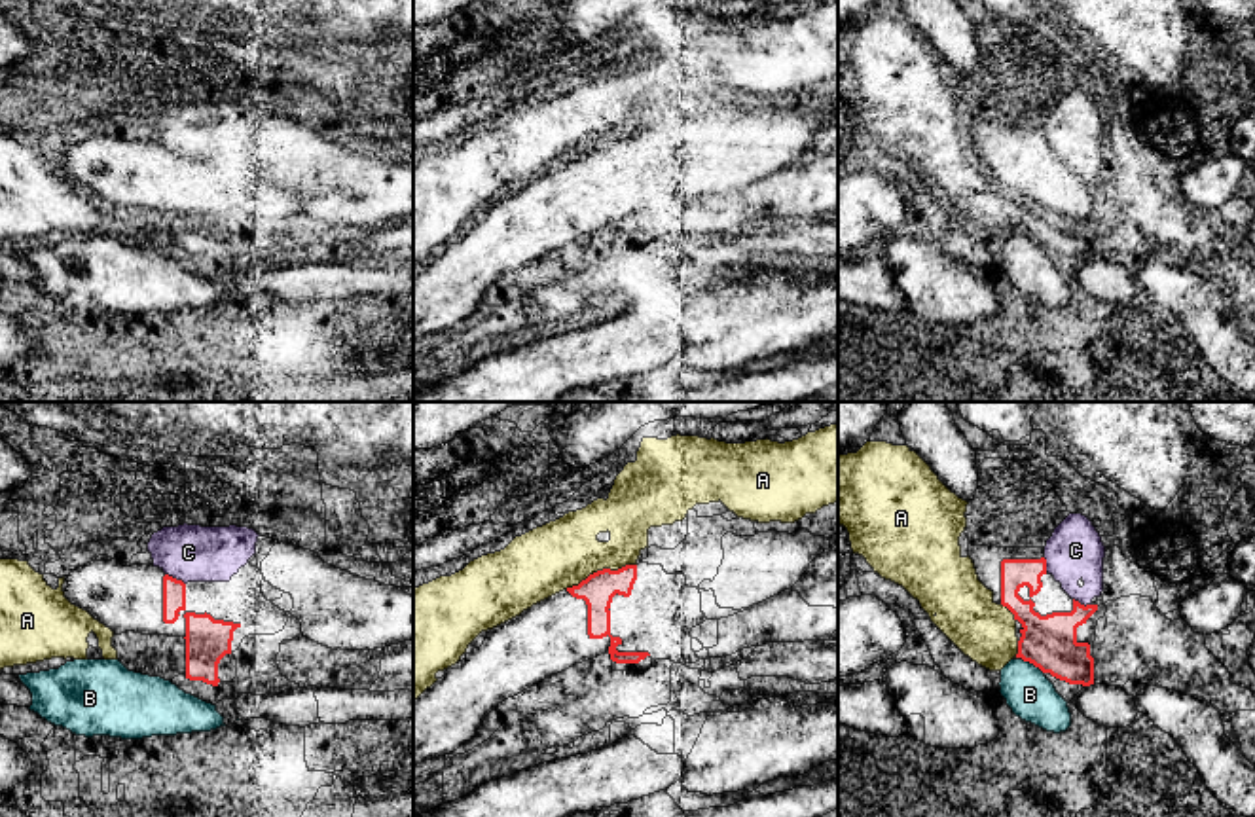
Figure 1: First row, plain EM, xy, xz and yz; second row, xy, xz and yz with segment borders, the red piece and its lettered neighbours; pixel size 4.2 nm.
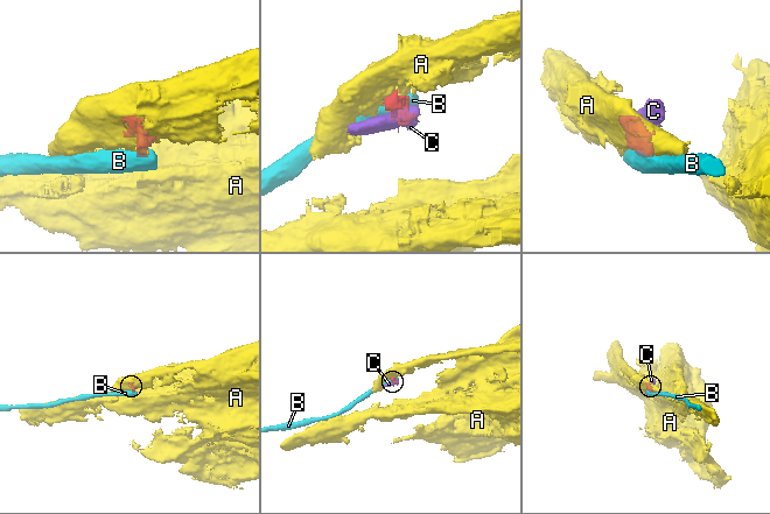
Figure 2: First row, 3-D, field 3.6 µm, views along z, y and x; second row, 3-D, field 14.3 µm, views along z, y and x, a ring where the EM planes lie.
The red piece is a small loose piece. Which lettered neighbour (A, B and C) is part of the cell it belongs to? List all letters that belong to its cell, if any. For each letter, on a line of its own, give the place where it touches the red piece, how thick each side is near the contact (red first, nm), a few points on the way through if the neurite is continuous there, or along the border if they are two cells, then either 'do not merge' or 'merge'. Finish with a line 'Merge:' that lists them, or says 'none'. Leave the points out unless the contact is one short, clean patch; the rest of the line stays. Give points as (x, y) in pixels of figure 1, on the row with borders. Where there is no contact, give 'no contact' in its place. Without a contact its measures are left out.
A: contact xz (600, 571); calibres 140 and 280 nm; do not merge
B: contact yz (1034, 664); calibres 220 and 200 nm; border yz (1022, 658), (1043, 673); do not merge
C: contact xy (175, 579); calibres 100 and 240 nm; border xy (165, 573), (184, 584); do not merge
Merge: none

